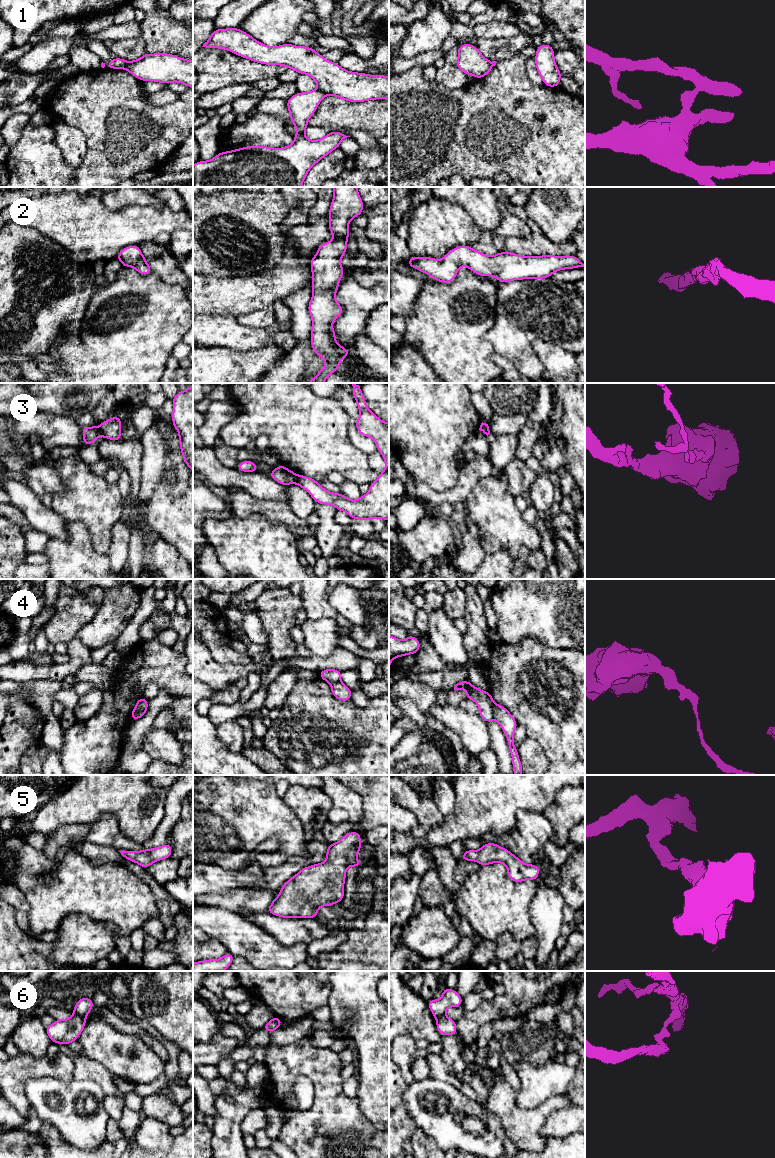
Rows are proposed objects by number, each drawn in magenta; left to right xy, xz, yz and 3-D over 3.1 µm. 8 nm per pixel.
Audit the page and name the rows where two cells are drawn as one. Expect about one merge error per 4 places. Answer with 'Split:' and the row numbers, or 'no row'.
Split: 1, 3, 4, 6

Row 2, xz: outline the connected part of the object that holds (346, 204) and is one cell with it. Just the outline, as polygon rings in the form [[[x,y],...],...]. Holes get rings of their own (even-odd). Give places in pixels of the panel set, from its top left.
[[[333,187],[334,197],[329,209],[329,230],[334,239],[318,246],[317,253],[310,261],[312,271],[313,294],[308,304],[308,312],[312,318],[310,342],[315,355],[321,356],[326,365],[318,374],[306,383],[324,383],[327,377],[336,372],[341,360],[351,352],[336,343],[336,331],[332,327],[334,320],[338,319],[342,312],[342,306],[336,301],[335,295],[339,288],[339,280],[344,275],[340,259],[346,254],[349,238],[349,222],[356,216],[360,216],[364,209],[364,203],[358,193],[357,187]]]

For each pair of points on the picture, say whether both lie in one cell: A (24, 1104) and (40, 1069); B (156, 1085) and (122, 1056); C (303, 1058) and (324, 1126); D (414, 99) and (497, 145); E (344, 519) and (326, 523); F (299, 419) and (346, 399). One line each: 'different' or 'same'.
A: same
B: different
C: same
D: same
E: different
F: different

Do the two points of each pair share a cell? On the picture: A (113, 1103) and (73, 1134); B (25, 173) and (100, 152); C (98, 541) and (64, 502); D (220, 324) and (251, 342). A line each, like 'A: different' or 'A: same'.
A: different
B: same
C: same
D: same

